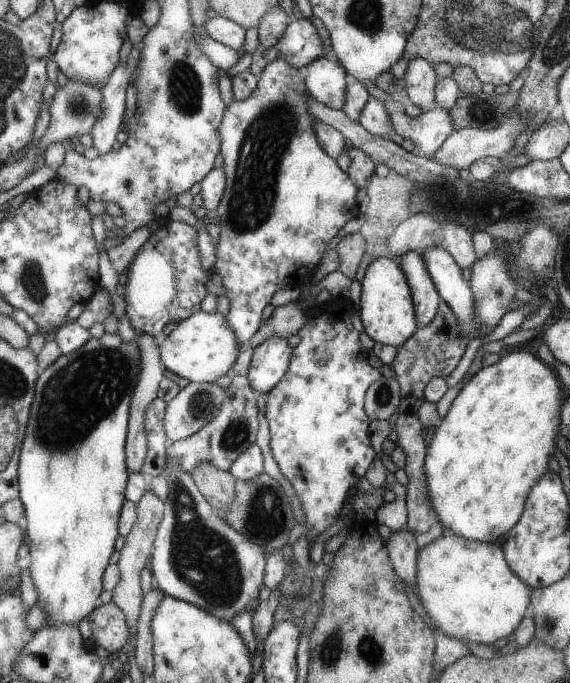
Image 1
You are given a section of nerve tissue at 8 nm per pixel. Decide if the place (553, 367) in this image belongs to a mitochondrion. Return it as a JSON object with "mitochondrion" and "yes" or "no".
{"mitochondrion":"no"}

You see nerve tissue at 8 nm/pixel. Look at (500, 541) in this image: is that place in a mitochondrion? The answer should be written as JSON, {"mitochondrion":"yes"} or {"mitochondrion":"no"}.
{"mitochondrion":"no"}

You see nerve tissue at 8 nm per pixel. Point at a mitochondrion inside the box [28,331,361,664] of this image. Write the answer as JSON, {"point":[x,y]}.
{"point":[85,390]}

